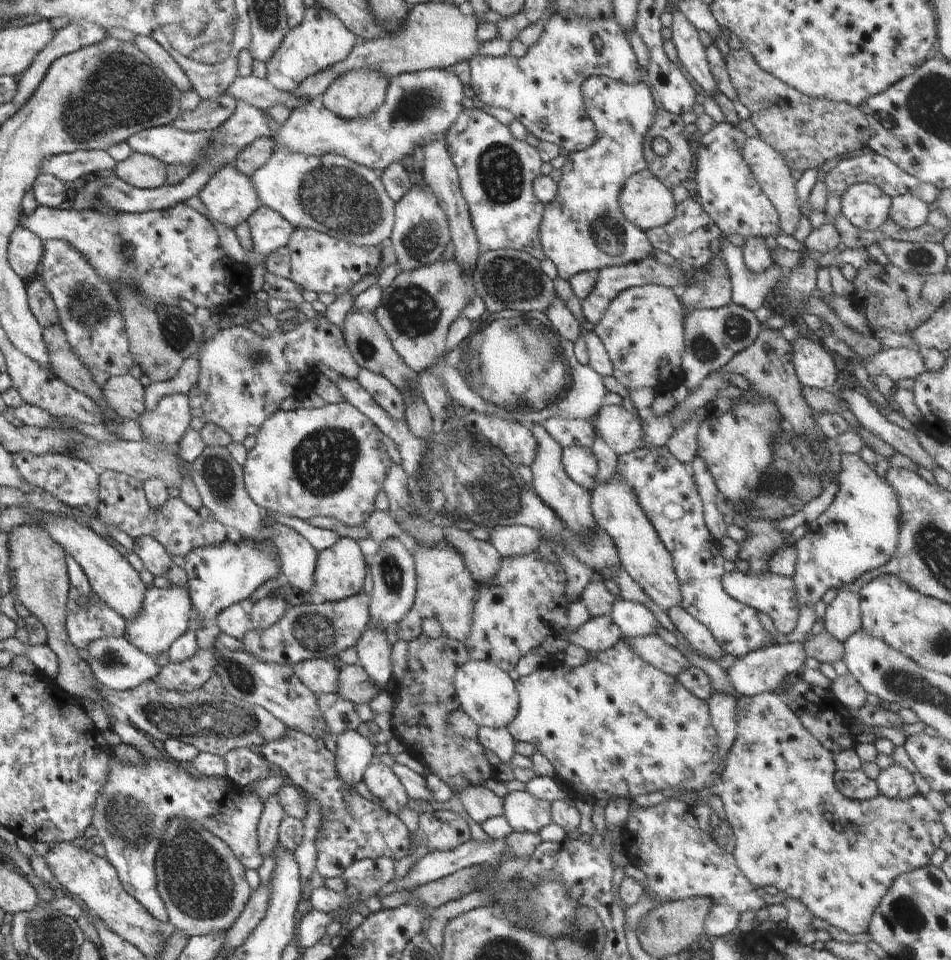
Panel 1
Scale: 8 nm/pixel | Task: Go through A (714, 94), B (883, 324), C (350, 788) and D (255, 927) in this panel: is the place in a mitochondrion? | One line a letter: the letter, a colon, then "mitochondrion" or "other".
A: other
B: other
C: other
D: other

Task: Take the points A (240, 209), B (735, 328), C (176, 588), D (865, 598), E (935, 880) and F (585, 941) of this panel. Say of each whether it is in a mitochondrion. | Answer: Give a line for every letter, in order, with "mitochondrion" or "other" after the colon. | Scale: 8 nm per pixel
A: other
B: mitochondrion
C: other
D: other
E: other
F: mitochondrion

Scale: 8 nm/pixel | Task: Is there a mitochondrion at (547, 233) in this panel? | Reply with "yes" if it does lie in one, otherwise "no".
no

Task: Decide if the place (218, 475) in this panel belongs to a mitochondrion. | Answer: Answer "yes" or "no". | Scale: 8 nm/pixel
yes

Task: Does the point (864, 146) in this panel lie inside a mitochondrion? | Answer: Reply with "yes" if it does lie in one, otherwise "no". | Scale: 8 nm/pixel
no

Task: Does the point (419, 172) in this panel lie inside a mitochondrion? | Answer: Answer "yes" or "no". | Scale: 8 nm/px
no

